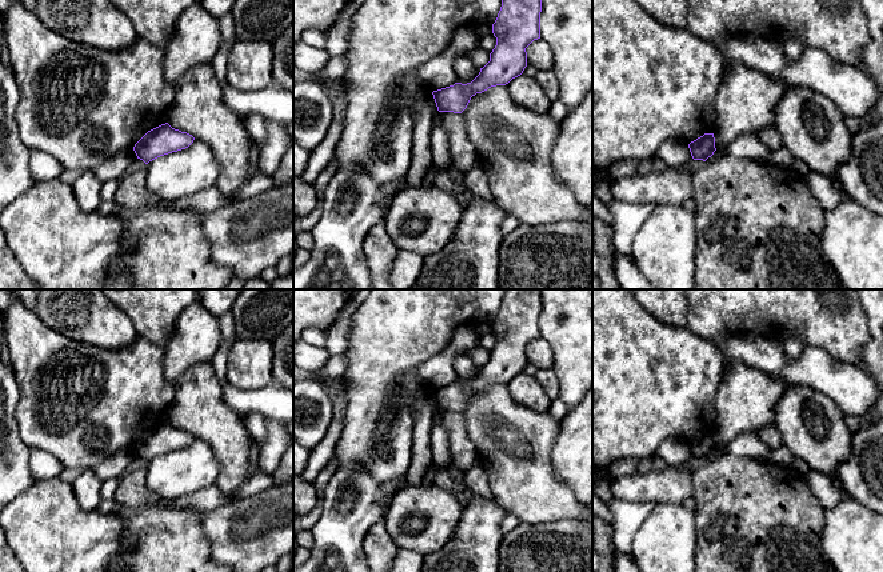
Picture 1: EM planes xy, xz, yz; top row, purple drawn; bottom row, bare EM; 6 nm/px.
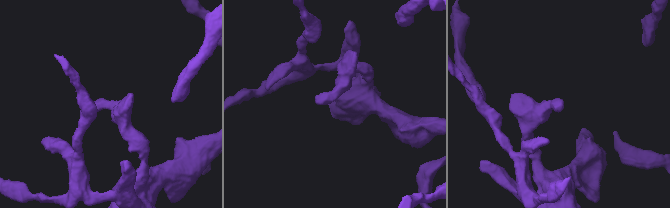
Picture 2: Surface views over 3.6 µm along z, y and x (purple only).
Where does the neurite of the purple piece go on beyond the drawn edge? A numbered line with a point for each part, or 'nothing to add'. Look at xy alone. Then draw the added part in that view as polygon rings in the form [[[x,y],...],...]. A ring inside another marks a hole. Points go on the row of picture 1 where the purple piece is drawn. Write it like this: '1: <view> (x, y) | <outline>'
nothing to add

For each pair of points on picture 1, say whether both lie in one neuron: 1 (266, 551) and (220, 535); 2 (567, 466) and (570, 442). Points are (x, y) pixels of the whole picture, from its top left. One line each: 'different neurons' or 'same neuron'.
1: same neuron
2: same neuron

